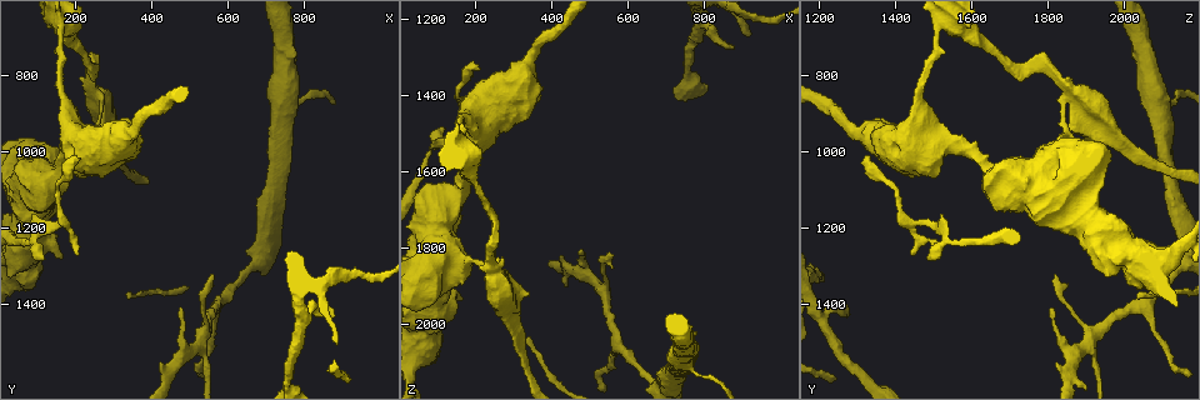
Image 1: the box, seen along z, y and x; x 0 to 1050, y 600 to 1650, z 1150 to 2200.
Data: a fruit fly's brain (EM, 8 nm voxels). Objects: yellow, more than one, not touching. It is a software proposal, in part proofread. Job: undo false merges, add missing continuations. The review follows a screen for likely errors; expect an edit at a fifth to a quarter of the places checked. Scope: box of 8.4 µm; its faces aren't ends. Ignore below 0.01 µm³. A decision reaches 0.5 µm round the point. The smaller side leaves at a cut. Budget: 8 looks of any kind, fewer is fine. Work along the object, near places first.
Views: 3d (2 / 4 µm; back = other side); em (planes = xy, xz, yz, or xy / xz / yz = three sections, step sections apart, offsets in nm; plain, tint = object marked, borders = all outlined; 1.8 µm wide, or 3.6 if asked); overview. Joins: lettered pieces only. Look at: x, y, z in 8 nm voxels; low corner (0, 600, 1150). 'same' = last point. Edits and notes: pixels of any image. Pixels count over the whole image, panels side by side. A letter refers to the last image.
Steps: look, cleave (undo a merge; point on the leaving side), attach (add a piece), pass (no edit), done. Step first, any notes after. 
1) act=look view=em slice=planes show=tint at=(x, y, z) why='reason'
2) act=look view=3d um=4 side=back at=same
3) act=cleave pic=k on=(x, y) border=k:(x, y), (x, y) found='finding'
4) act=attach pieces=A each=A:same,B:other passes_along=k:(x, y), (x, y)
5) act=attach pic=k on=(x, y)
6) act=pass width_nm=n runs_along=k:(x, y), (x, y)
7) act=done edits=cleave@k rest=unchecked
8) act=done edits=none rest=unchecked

act=look view=em slice=planes show=borders at=(885, 1425, 1275) why='an open end'

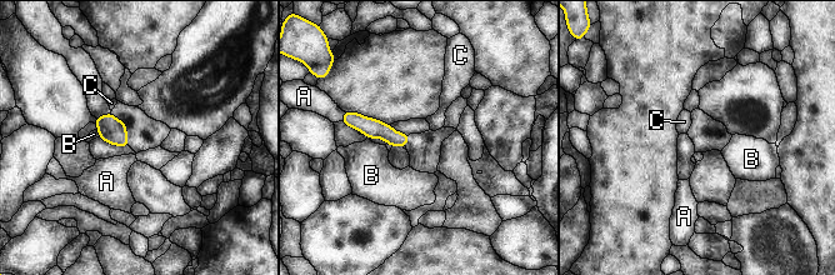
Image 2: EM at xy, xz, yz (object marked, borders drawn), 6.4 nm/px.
act=pass longest_contact=A:70nm each=A:other,B:other,C:other border=2:(344, 111), (340, 120) found='no lettered piece goes on from it'

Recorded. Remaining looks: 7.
act=look view=em slice=yz step=8 show=borders at=(545, 1480, 1920) why='sharp bend'

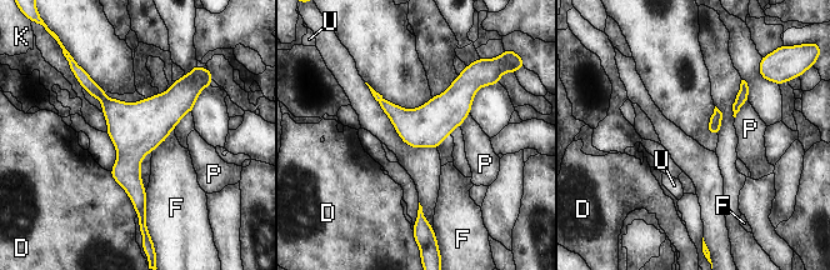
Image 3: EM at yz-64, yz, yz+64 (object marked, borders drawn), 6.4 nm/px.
act=pass width_nm=80 each=D:other,F:other,K:other,P:other,U:other border=3:(145, 190), (146, 220) found='all the same neuron'

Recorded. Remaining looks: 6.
act=look view=3d um=4 at=(765, 875, 2115) why='sudden change in width'

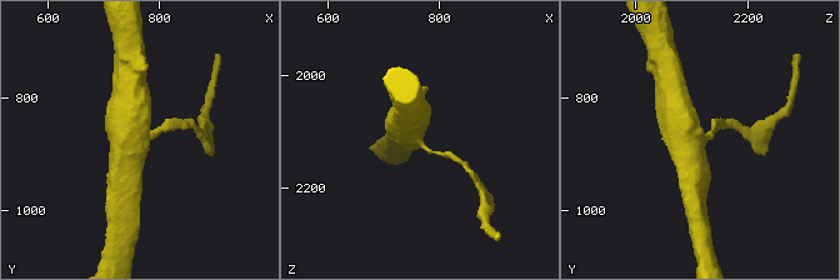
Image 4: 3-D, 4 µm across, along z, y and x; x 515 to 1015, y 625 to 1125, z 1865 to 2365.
act=look view=em um=3.6 slice=planes show=borders at=(755, 875, 2115) why='need the tissue'

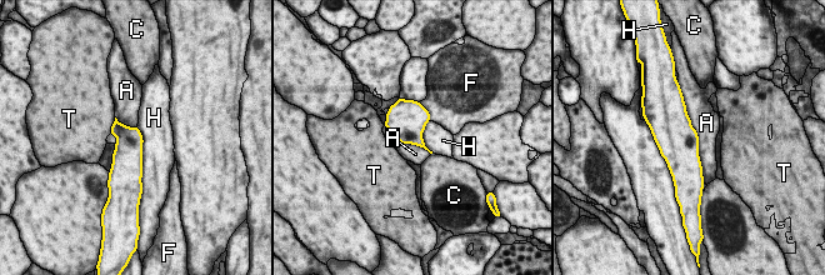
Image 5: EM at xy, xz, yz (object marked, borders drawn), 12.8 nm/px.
act=pass longest_contact=A:1100nm each=A:other,C:other,F:other,H:other,T:other border=5:(683, 96), (698, 136), (704, 180) found='all the same neuron'

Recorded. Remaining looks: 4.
act=done edits=none rest=unchecked

